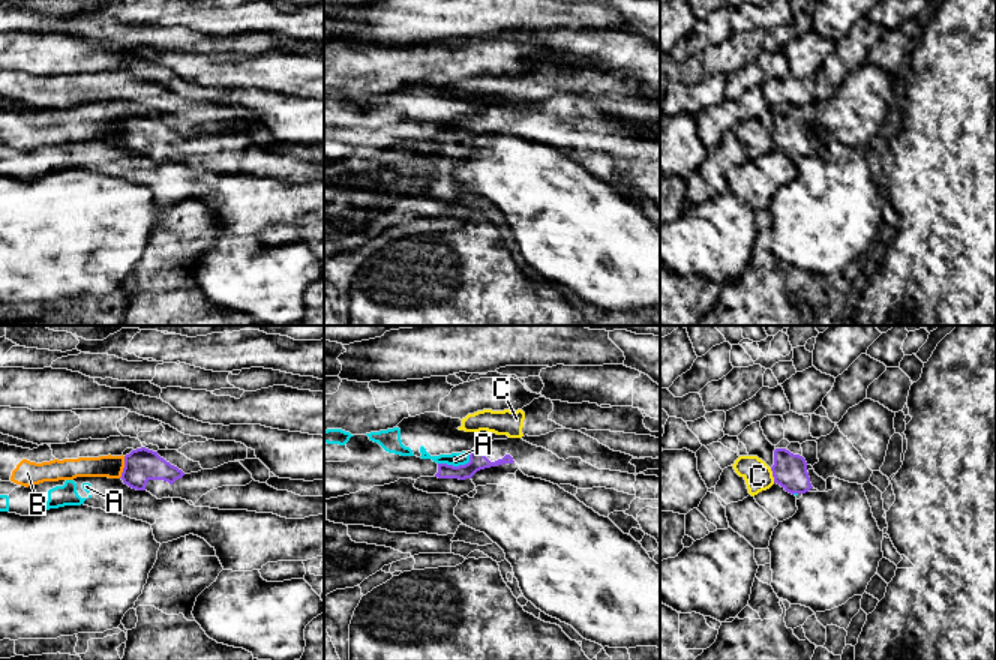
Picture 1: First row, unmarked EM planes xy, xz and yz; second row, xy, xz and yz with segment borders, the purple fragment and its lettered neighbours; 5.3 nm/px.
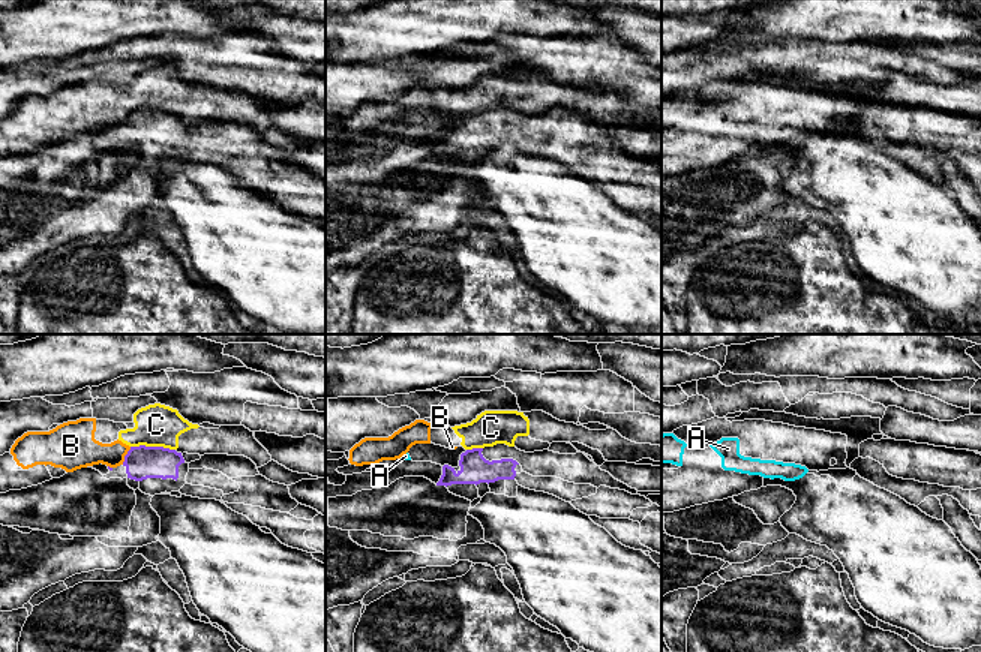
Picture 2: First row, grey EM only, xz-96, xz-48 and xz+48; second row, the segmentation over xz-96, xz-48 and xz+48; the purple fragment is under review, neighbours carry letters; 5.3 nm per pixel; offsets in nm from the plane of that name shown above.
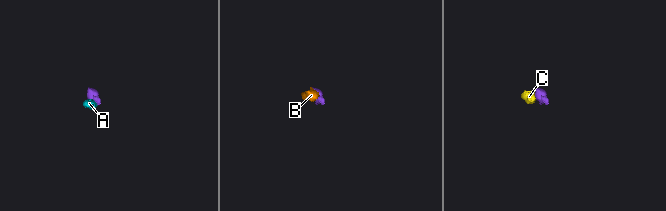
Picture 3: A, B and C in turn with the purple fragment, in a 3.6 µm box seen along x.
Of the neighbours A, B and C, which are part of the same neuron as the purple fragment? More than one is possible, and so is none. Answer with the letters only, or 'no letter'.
no letter

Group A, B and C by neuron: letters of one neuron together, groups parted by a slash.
A / B C

